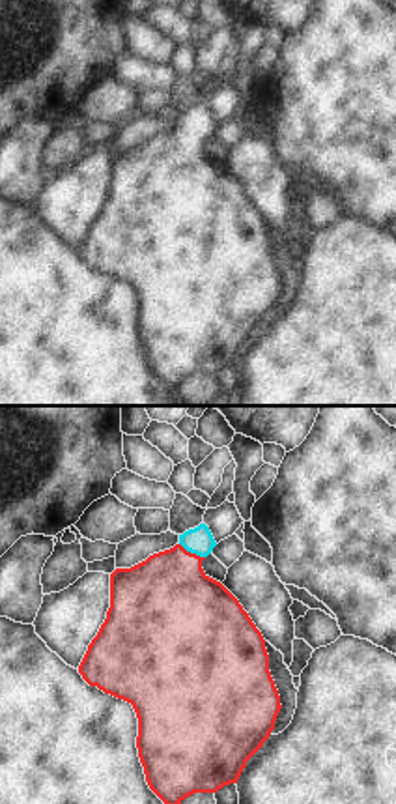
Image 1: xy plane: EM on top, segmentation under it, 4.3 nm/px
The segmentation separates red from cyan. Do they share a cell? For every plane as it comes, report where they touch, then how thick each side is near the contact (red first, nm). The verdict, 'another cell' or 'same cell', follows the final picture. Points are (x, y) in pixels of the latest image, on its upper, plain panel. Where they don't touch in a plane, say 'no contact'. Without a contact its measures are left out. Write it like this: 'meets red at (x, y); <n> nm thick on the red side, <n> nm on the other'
meets red at (193, 135); 420 nm thick on the red side, 120 nm on the other

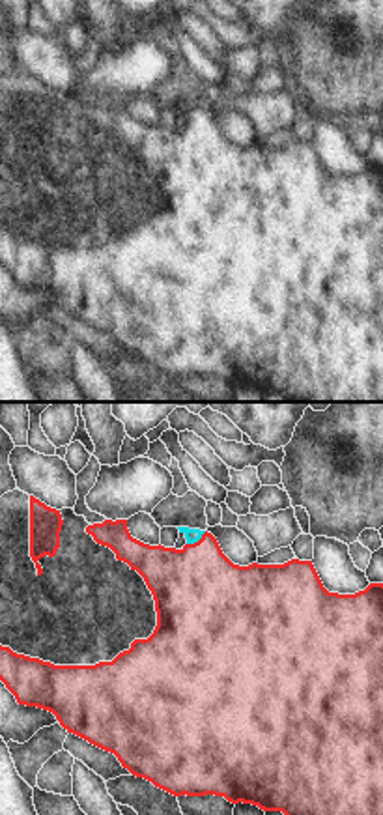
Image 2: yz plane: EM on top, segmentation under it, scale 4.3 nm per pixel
meets red at (198, 122); 400 nm thick on the red side, 60 nm on the other

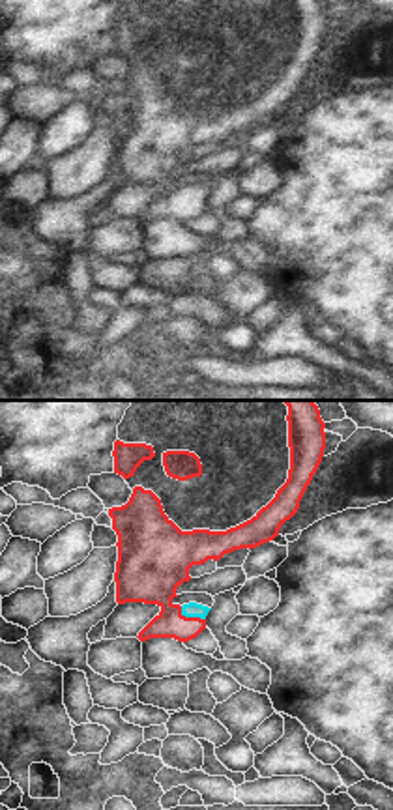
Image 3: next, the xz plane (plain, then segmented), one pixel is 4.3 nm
meets red at (191, 199); 240 nm thick on the red side, 60 nm on the other

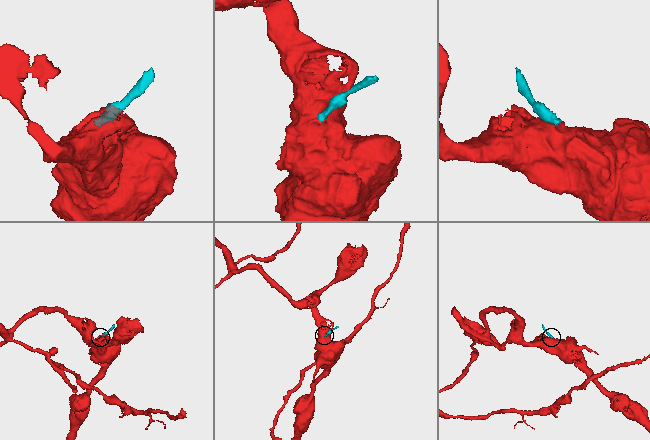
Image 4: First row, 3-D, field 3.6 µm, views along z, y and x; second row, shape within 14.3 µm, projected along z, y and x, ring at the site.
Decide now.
same cell

